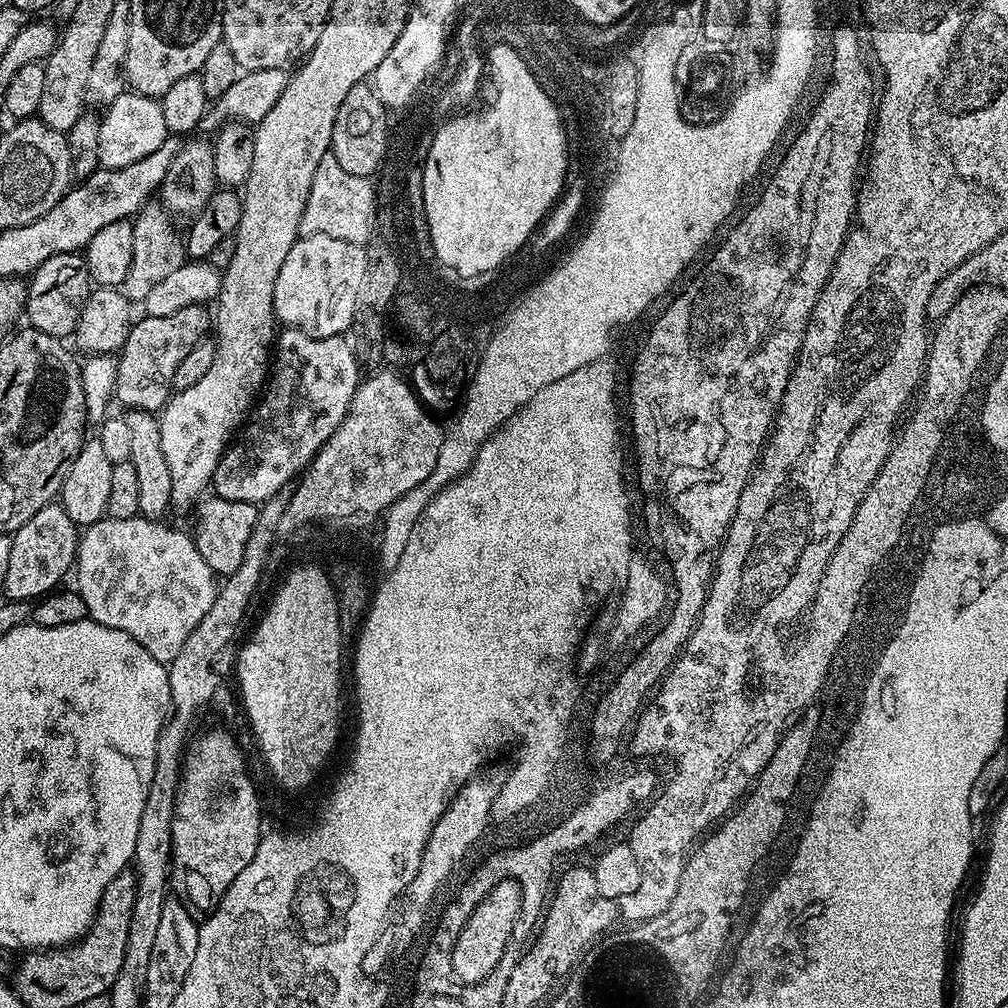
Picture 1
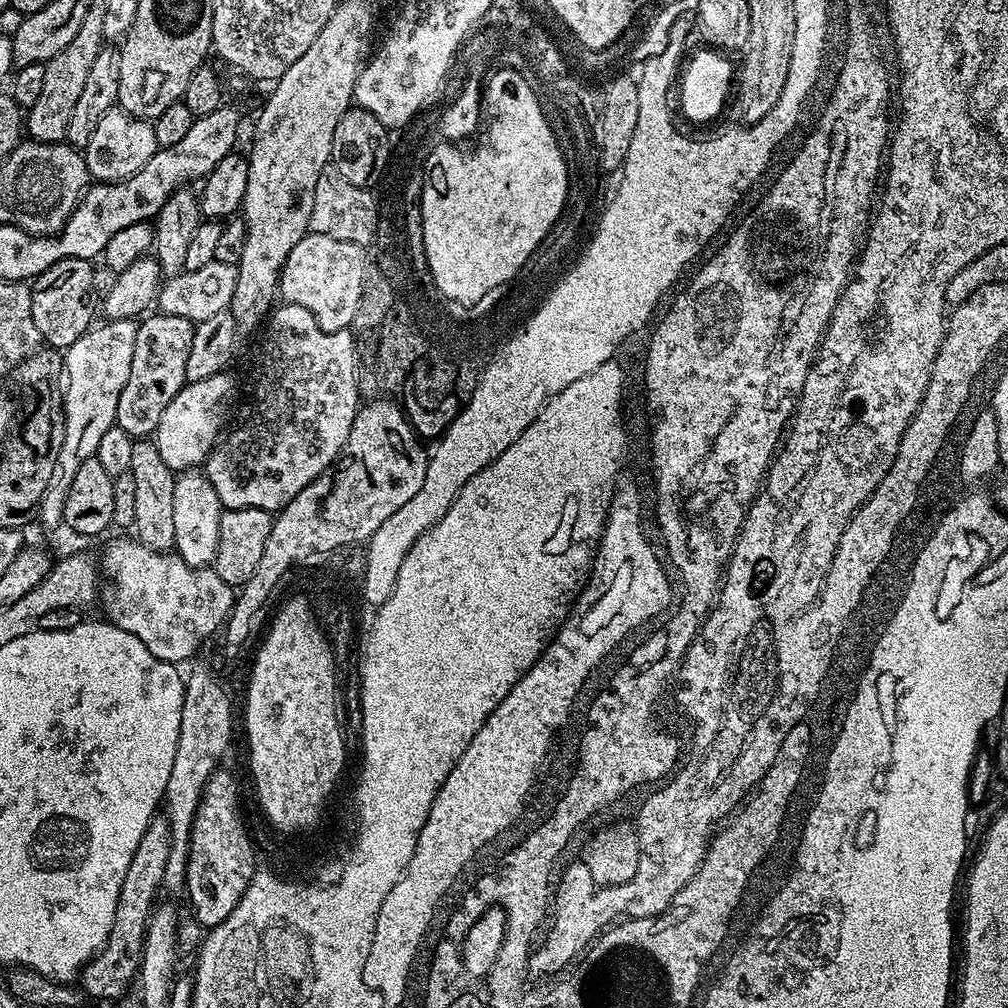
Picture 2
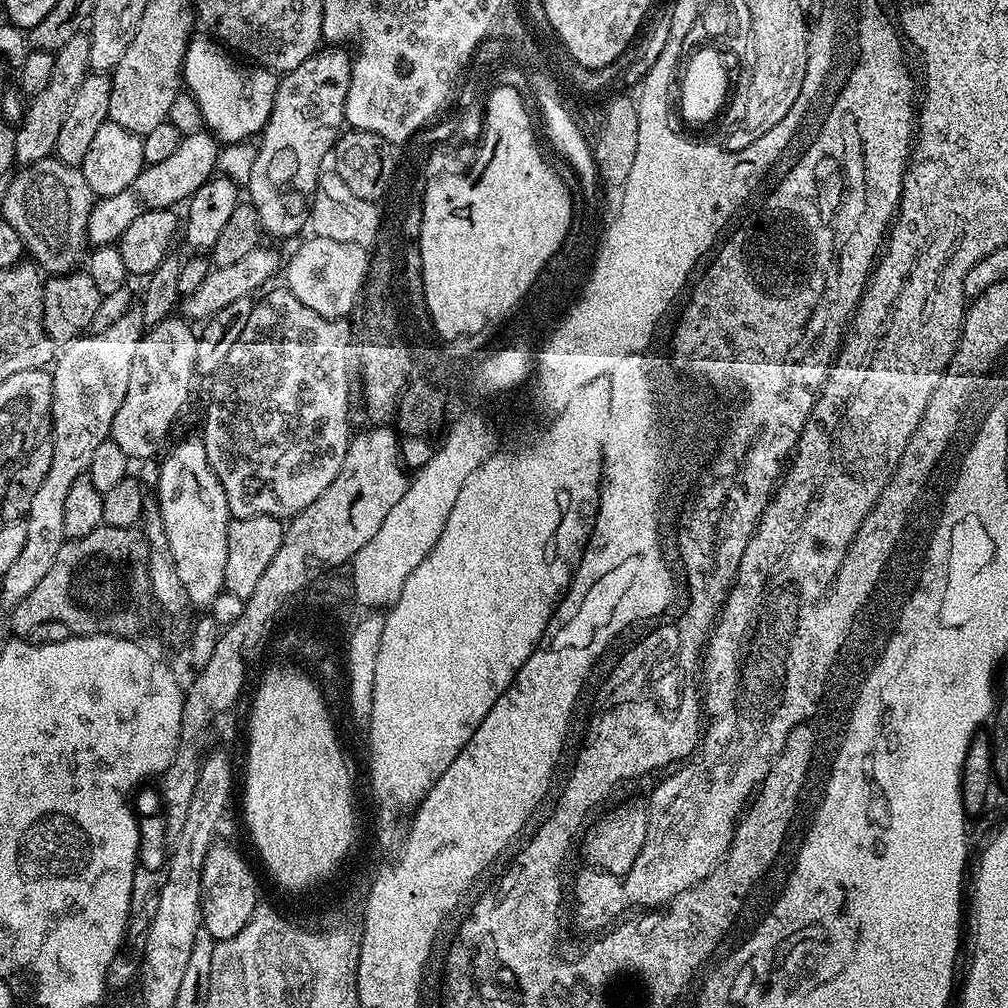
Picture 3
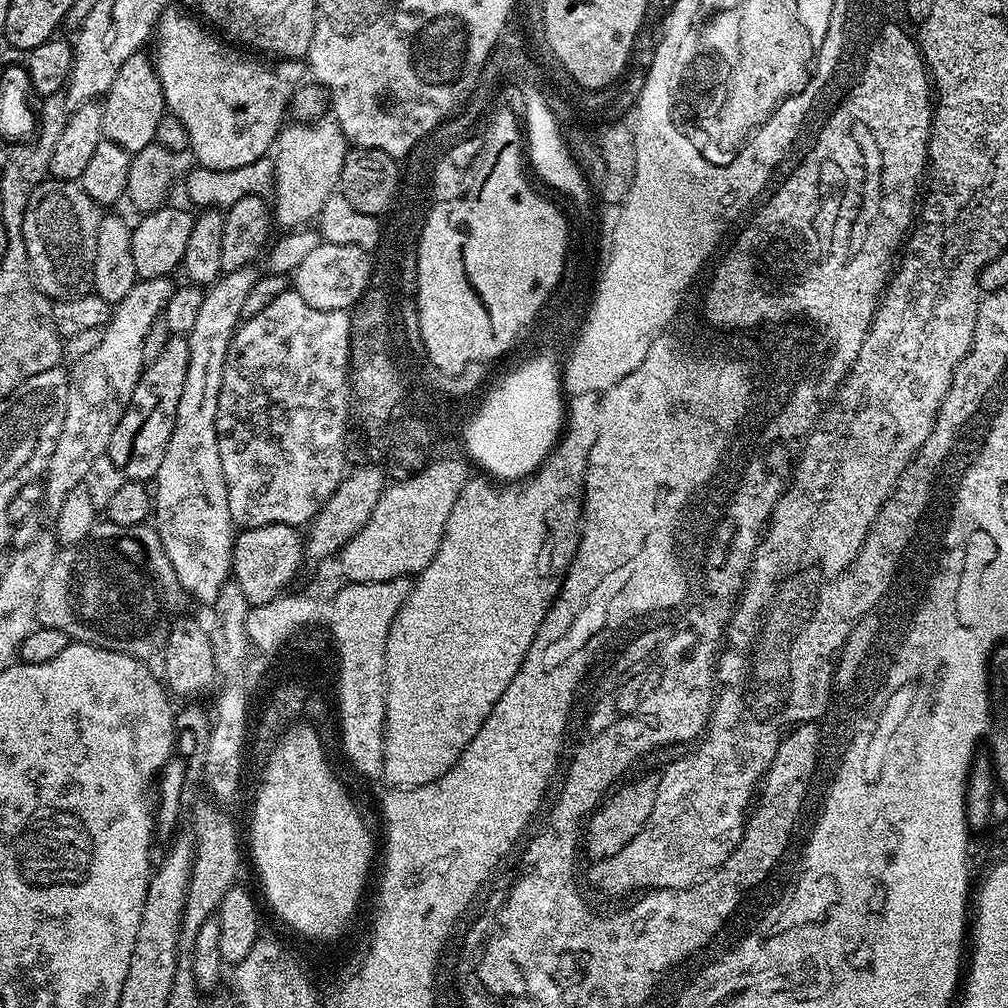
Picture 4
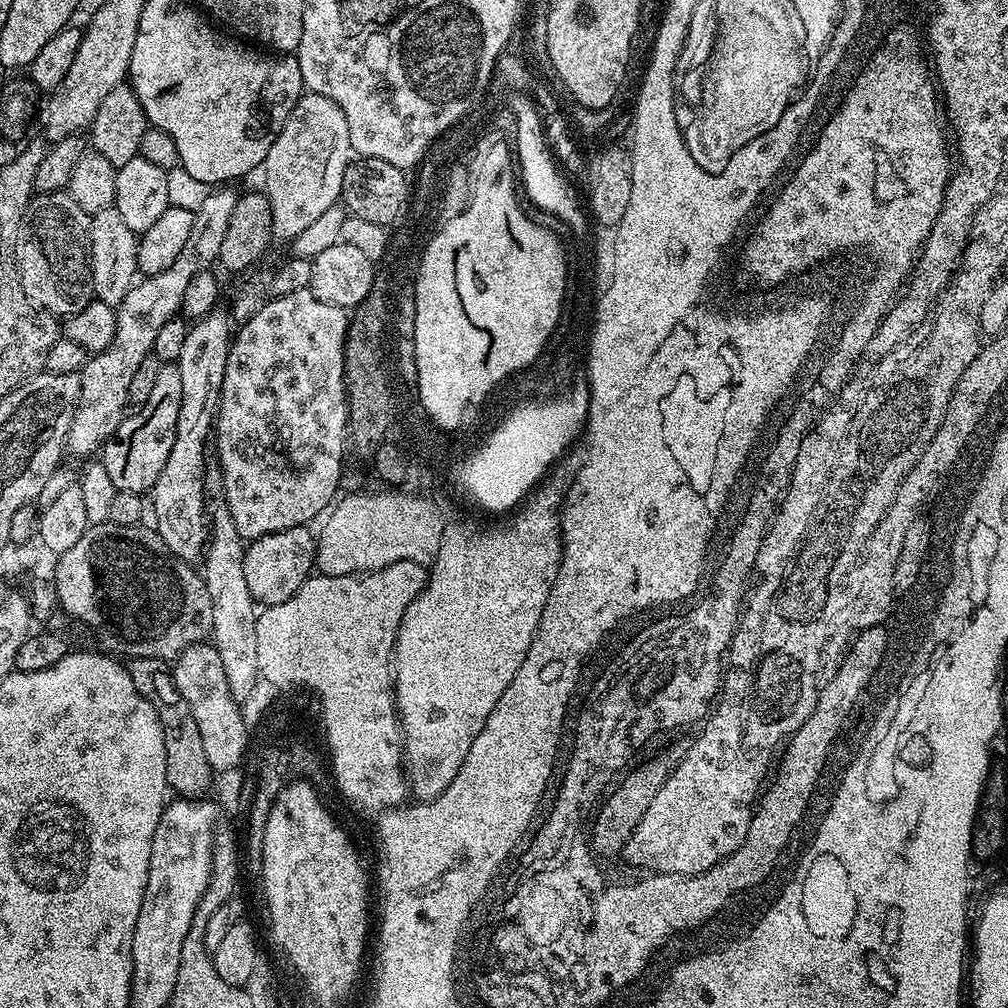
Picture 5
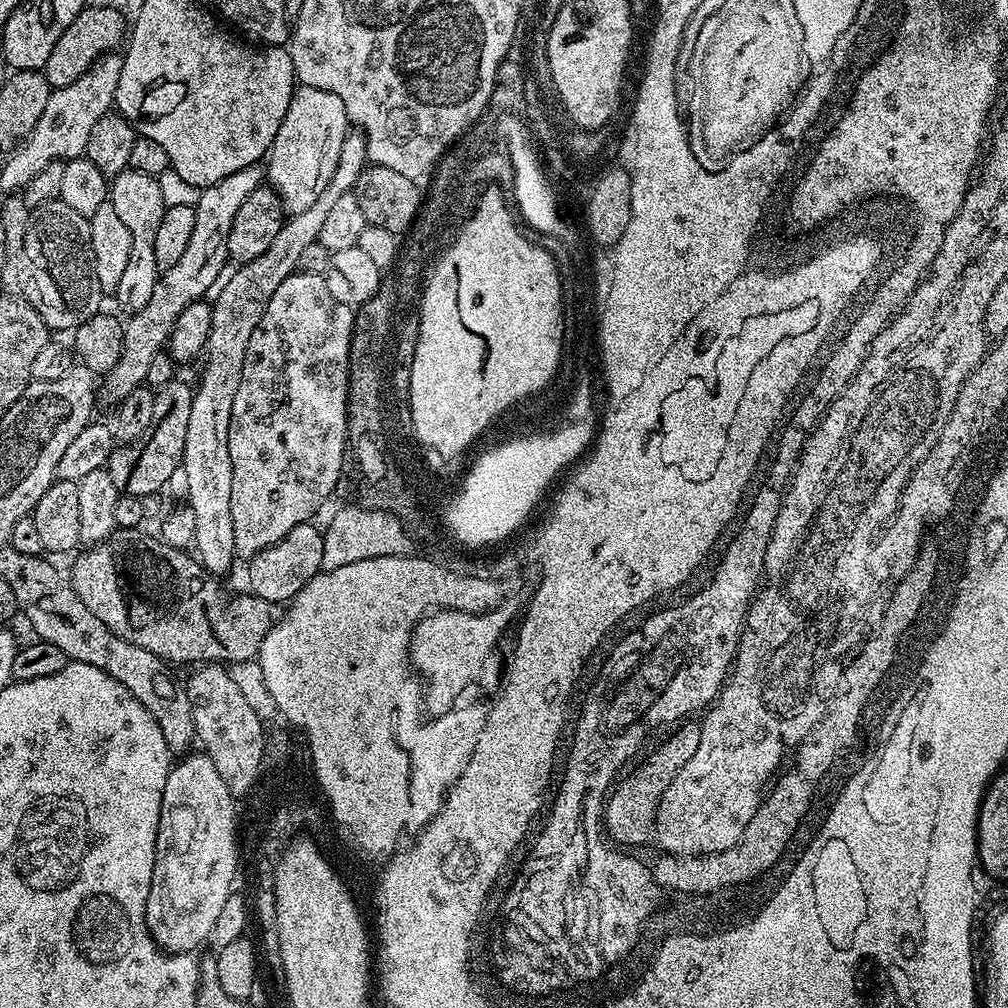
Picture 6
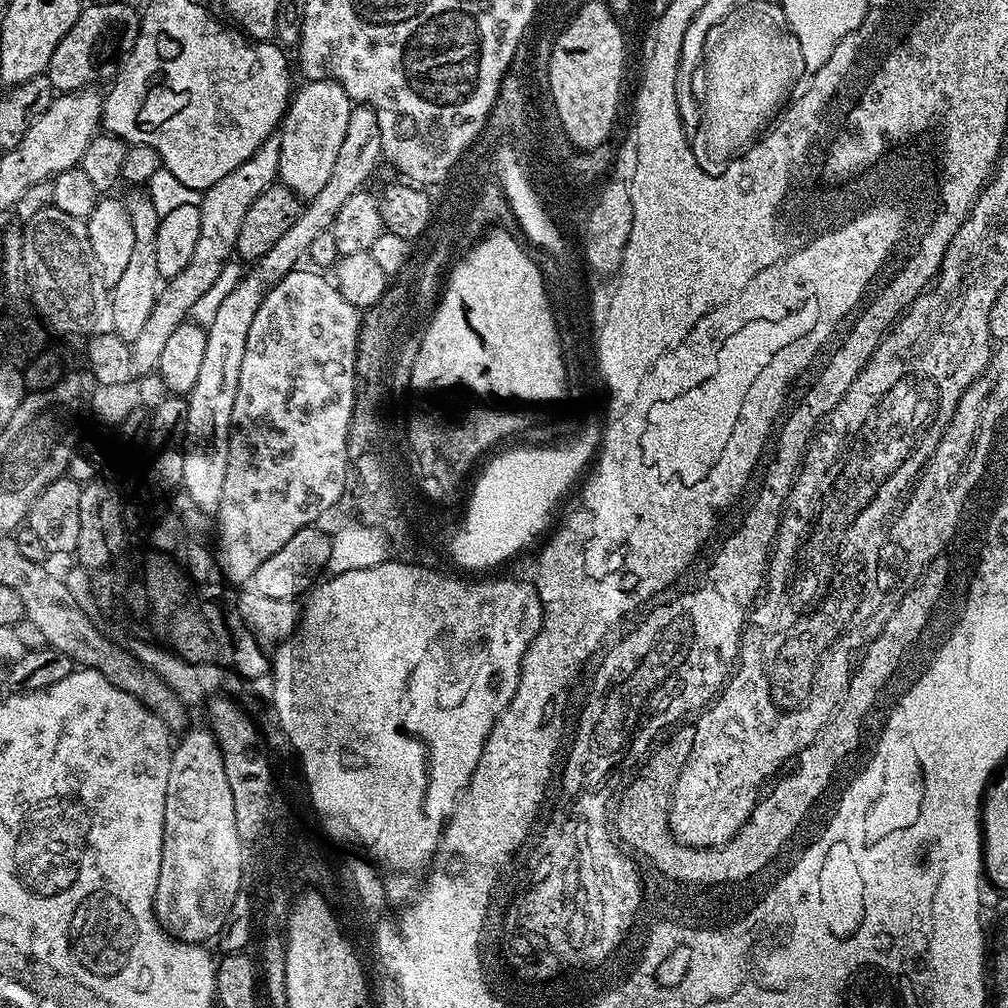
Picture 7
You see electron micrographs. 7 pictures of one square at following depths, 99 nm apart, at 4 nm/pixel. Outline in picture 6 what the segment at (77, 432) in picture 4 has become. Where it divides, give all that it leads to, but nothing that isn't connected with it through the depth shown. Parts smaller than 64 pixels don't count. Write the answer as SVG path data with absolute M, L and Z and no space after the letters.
M251 164L201 191L194 206L194 234L190 234L190 243L182 259L170 266L170 270L160 273L154 294L150 294L150 302L146 302L142 310L131 313L129 320L132 321L124 324L122 358L118 358L118 366L114 366L114 370L110 370L102 380L103 391L105 388L113 396L113 401L123 400L126 394L130 394L130 390L145 383L146 370L150 370L152 359L167 345L174 322L178 322L178 314L182 314L188 304L207 297L212 283L225 275L224 264L229 263L228 239L234 214L238 214L238 206L242 206L247 196L254 194L254 190L261 187L265 180L265 169L260 164Z

